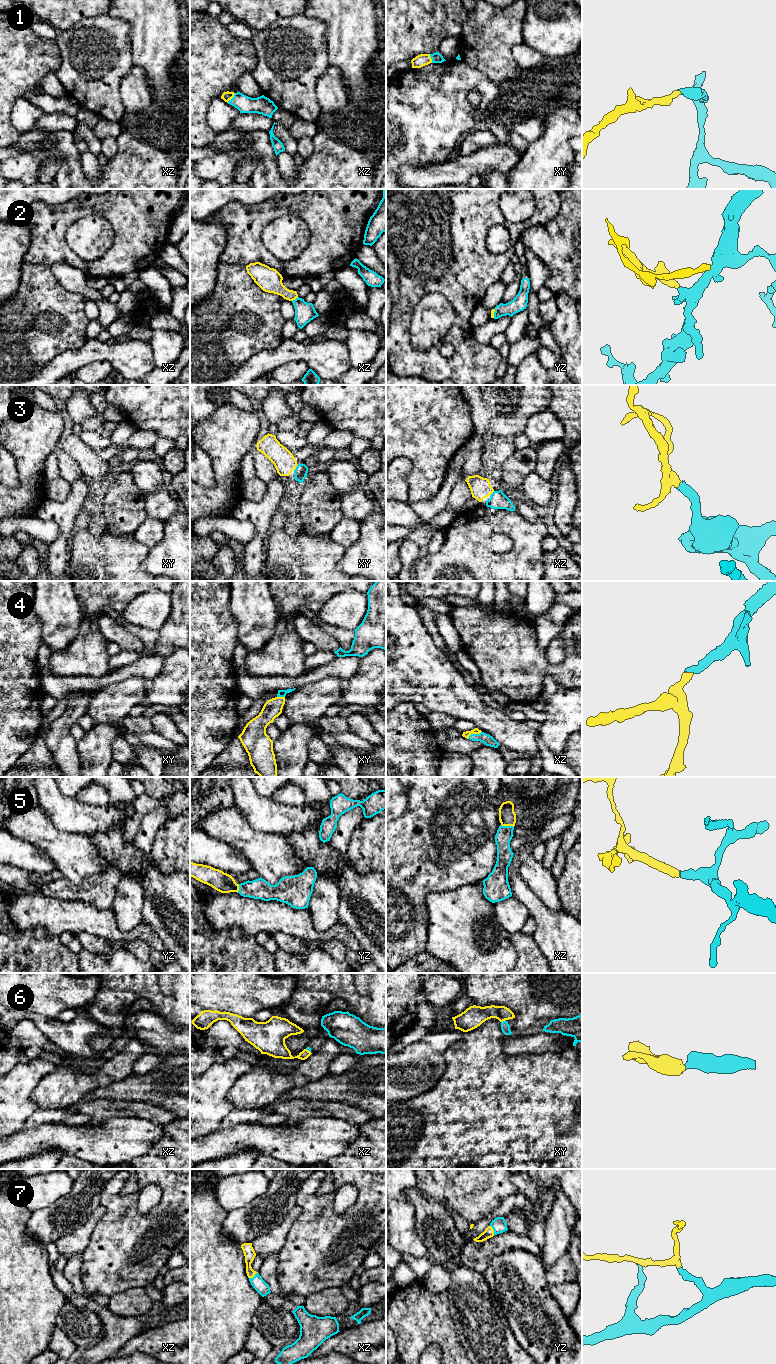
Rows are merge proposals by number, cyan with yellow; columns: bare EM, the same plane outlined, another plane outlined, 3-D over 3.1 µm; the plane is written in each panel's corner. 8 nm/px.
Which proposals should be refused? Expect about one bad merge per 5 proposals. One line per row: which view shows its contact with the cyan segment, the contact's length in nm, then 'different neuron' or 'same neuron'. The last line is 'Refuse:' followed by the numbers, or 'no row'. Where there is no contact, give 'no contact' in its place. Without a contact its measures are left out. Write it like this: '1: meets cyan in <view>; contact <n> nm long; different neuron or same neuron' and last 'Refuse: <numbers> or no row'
1: meets cyan in xz; contact 100 nm long; same neuron
2: meets cyan in xz; contact 70 nm long; same neuron
3: meets cyan in xy; contact 70 nm long; same neuron
4: meets cyan in xz; contact 130 nm long; same neuron
5: meets cyan in xz; contact 110 nm long; same neuron
6: meets cyan in xy; contact 50 nm long; same neuron
7: meets cyan in xz; contact 90 nm long; same neuron
Refuse: no row

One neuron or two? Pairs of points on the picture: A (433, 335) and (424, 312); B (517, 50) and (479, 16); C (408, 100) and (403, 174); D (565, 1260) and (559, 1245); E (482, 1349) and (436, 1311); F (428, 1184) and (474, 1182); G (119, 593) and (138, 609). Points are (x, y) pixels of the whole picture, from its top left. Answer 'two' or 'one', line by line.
A: one
B: two
C: two
D: two
E: two
F: one
G: two

